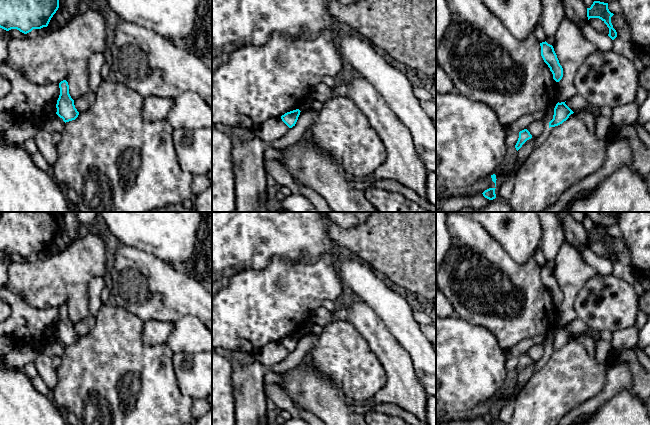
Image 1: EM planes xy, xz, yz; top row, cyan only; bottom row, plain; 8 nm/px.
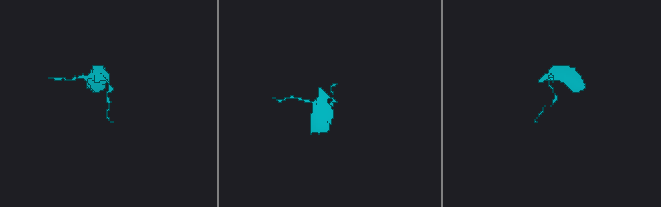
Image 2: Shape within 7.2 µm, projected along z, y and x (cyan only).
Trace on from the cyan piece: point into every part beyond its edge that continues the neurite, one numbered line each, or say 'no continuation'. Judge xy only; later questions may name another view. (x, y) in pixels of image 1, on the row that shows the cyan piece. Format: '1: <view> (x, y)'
no continuation

